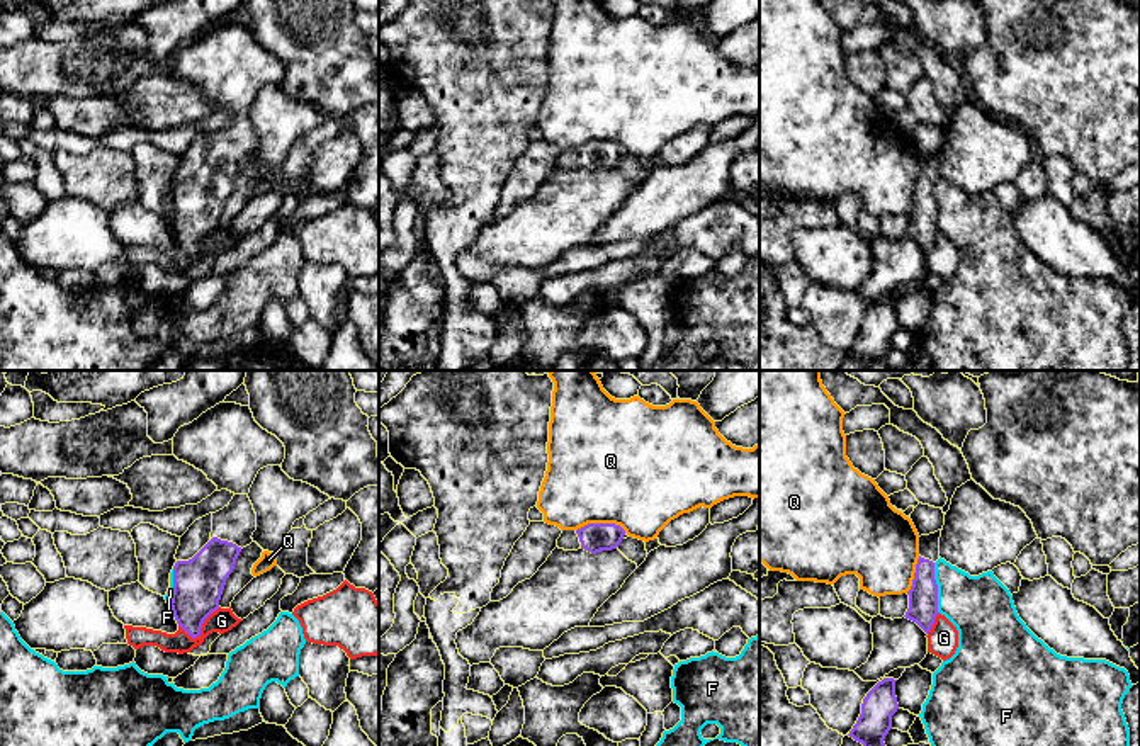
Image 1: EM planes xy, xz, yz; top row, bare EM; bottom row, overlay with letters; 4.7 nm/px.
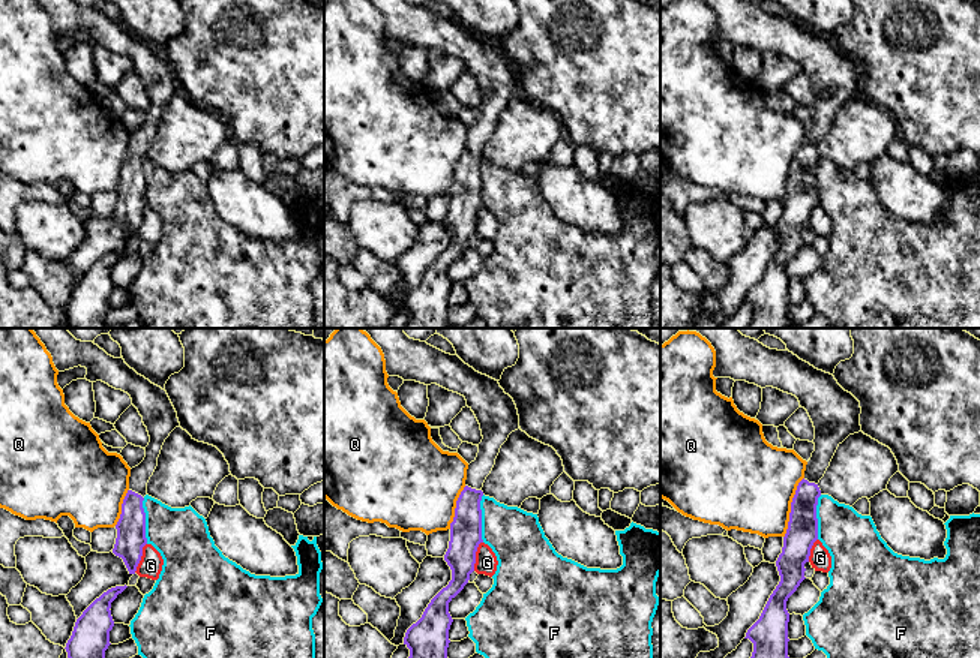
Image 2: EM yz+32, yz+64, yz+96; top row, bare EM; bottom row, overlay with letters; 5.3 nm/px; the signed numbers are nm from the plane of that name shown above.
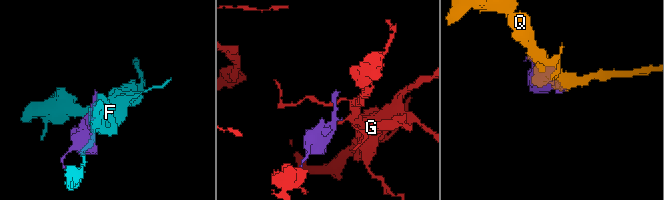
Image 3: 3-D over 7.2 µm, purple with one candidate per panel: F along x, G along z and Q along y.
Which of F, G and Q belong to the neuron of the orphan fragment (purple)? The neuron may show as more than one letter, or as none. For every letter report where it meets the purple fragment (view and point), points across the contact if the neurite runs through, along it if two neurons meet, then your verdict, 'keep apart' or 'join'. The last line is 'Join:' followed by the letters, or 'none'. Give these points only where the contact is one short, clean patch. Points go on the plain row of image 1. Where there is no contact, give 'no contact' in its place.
F: yz (936, 208) | along yz (933, 182), (936, 228), (940, 231) | keep apart
G: xy (199, 250) | along xy (220, 226), (204, 240), (201, 252), (194, 257), (179, 245) | keep apart
Q: xz (602, 143) | keep apart
Join: none

